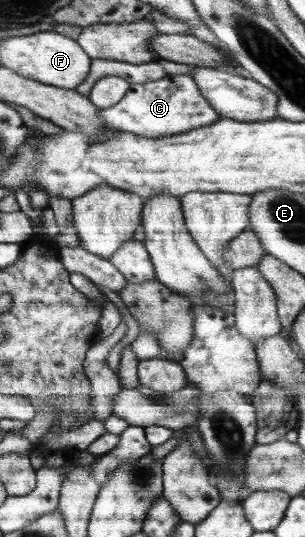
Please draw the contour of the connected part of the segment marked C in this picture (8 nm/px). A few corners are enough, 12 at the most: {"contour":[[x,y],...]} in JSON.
{"contour":[[192,76],[130,90],[99,116],[111,130],[173,136],[220,115]]}

